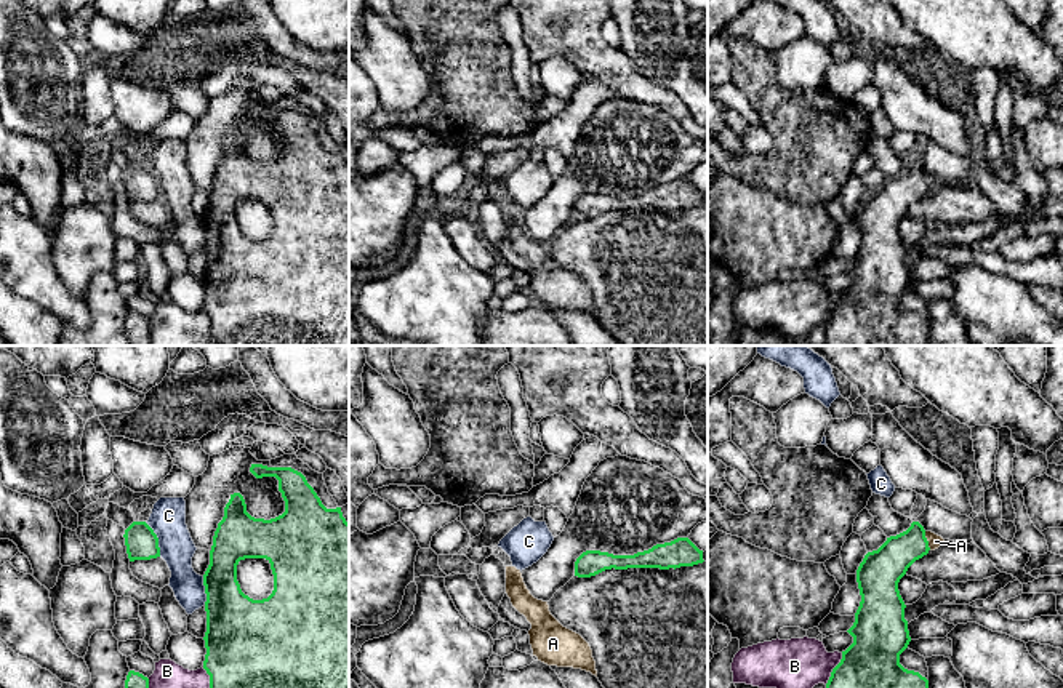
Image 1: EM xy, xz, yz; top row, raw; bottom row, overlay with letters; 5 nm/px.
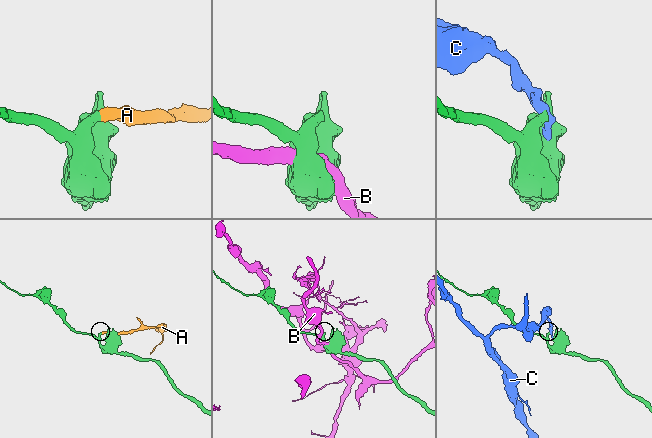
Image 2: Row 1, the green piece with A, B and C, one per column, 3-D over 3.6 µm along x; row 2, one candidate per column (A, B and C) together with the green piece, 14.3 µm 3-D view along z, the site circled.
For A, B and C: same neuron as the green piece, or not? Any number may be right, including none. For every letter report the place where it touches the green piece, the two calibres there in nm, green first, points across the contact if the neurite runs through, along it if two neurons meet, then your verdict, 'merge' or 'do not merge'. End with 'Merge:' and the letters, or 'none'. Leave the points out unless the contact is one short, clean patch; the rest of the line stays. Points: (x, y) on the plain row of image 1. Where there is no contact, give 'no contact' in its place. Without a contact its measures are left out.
A: contact yz (927, 183); calibres 190 and 70 nm; way yz (889, 205), (916, 183), (927, 183), (935, 183); merge
B: contact yz (833, 311); calibres 460 and 280 nm; do not merge
C: contact xy (157, 181); calibres 160 and 180 nm; do not merge
Merge: A

